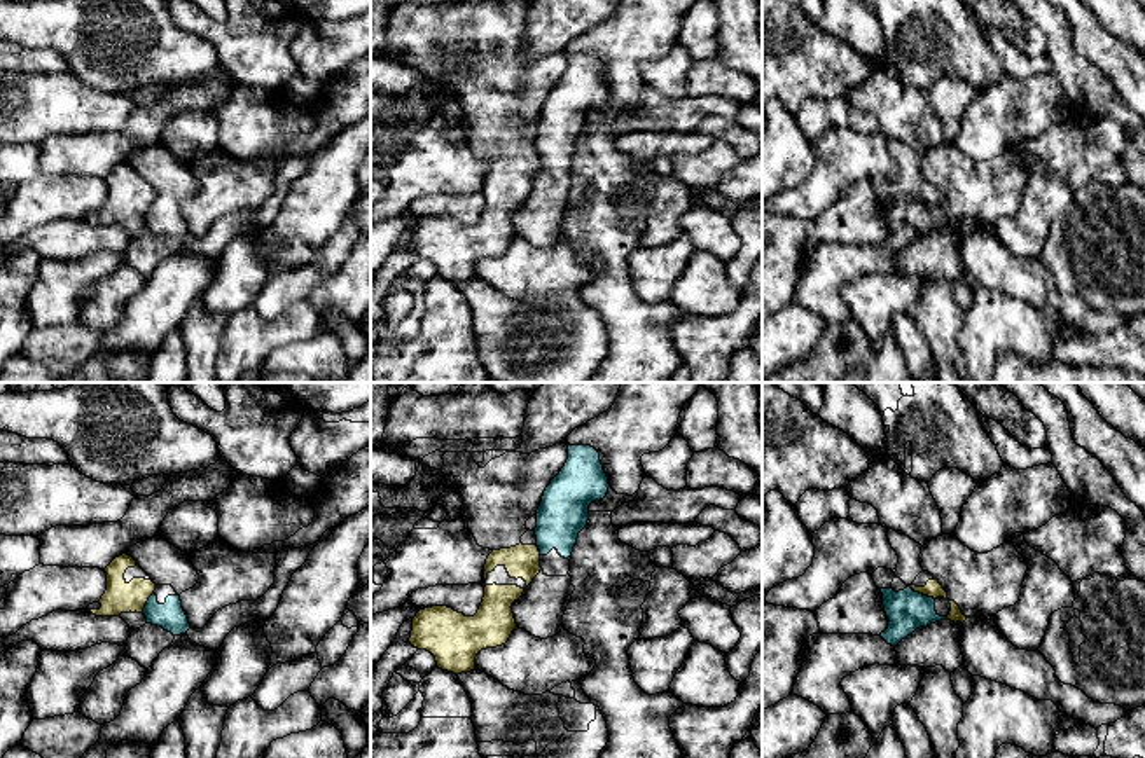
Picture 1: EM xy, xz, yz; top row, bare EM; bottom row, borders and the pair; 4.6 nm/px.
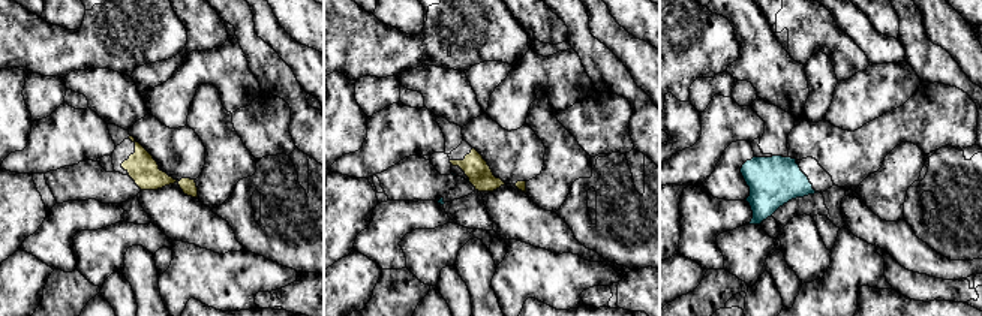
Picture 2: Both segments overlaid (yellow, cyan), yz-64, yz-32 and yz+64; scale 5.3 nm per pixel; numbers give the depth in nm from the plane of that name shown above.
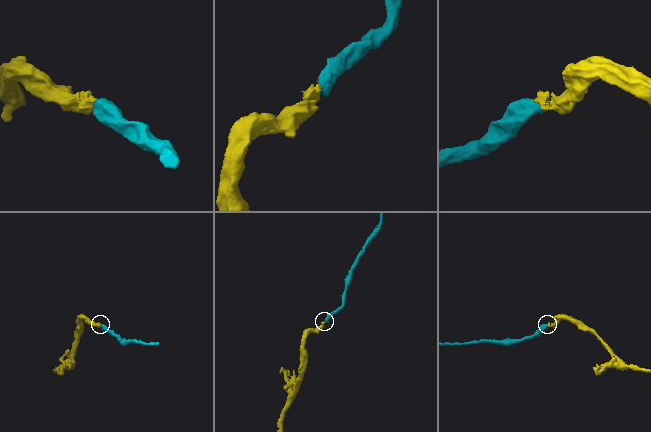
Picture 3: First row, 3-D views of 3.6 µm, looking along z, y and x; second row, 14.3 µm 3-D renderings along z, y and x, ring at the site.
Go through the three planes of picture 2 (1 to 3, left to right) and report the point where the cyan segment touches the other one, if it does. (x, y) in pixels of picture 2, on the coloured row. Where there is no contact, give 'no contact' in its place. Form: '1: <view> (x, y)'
1: no contact
2: no contact
3: no contact

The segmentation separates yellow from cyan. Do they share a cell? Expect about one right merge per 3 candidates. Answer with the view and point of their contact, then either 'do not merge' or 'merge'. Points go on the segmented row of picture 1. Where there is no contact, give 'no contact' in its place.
meets yellow in yz at (922, 592); do not merge

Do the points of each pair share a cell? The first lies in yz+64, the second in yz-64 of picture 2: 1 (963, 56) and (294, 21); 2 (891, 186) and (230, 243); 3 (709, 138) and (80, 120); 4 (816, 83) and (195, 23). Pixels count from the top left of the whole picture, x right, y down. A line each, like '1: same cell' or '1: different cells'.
1: different cells
2: different cells
3: same cell
4: same cell

